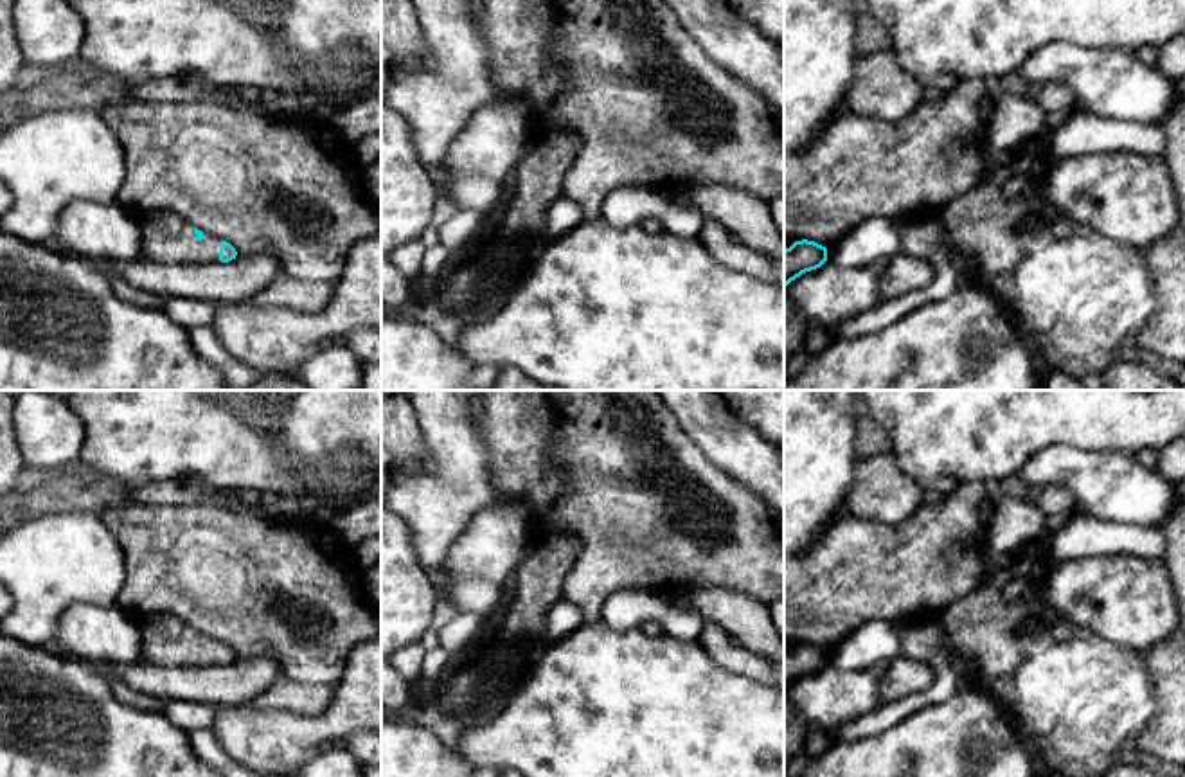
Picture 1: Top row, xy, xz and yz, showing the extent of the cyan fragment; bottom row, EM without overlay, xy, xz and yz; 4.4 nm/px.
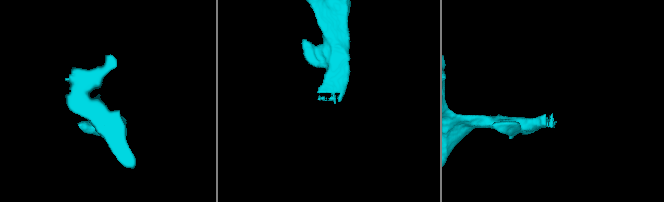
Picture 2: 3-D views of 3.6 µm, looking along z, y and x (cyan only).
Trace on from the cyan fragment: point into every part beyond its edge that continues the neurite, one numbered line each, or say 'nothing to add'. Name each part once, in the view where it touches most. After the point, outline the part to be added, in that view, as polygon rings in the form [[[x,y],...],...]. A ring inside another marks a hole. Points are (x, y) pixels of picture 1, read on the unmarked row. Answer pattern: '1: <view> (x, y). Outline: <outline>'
1: xy (168, 641). Outline: [[[153,613],[137,619],[142,631],[140,660],[160,667],[221,667],[221,640],[203,635],[198,644],[194,630],[180,617]]]

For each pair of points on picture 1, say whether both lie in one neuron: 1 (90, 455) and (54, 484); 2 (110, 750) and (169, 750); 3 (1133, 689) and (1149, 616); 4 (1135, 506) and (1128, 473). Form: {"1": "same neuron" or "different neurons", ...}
{"1": "different neurons", "2": "same neuron", "3": "different neurons", "4": "same neuron"}

